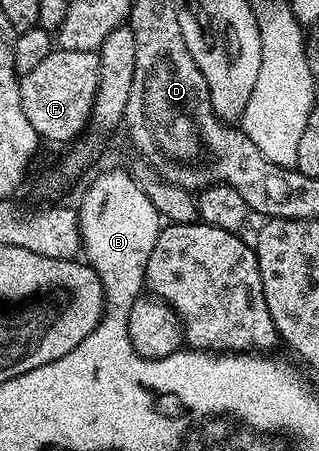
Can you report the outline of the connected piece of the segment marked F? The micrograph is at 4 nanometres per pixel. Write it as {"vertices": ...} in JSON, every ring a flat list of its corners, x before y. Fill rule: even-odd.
{"vertices":[[52,49,45,61,22,75,21,109,25,109,25,117,29,117,29,125,33,125,40,140,70,144,84,134,95,104,98,80,99,56,94,51]]}

